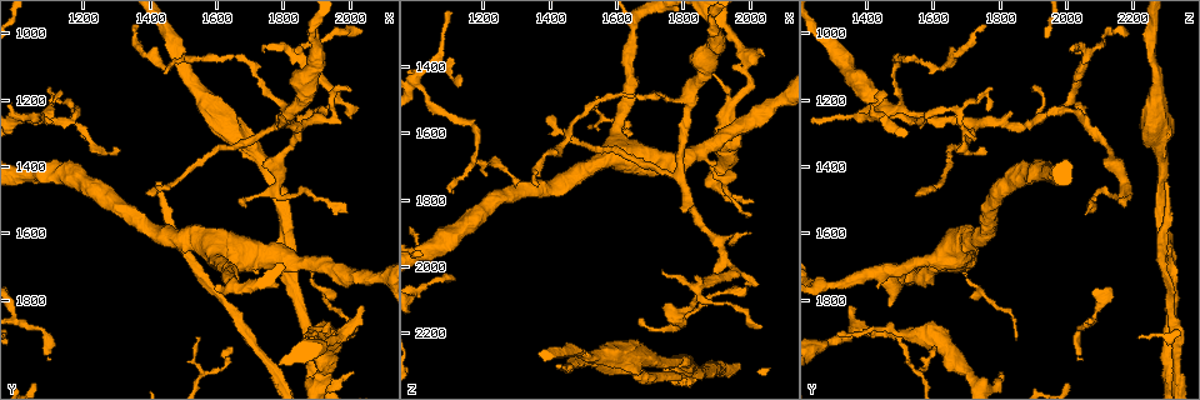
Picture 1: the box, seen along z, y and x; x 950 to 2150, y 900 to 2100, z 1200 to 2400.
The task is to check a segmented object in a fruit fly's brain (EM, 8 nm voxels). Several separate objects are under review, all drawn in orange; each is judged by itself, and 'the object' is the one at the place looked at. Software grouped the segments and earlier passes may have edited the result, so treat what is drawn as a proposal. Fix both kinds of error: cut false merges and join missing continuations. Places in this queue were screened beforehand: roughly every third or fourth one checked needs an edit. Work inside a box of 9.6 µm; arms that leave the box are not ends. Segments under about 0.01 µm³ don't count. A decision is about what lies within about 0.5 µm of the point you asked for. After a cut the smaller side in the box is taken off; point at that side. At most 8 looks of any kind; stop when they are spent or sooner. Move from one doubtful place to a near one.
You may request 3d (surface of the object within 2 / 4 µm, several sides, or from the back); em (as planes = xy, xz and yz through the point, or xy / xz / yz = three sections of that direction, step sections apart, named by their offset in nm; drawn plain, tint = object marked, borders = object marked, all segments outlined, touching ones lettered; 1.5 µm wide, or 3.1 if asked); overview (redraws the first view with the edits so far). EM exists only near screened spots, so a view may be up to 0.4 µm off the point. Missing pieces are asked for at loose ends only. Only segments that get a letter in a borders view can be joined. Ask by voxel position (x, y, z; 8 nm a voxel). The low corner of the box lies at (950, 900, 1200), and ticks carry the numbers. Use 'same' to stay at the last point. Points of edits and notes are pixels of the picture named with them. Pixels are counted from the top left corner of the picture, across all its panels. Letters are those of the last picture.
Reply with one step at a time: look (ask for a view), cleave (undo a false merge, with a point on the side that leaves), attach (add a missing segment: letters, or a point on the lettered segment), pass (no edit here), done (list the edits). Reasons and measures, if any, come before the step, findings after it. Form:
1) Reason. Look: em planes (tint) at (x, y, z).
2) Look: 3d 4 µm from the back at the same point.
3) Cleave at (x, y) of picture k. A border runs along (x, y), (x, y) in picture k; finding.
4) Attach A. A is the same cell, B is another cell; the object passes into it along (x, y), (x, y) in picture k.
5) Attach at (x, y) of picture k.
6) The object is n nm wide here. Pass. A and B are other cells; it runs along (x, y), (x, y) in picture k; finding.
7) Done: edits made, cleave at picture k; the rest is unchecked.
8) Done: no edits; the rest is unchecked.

Tapers out. Look: em planes (plain) at (1950, 1800, 1730).

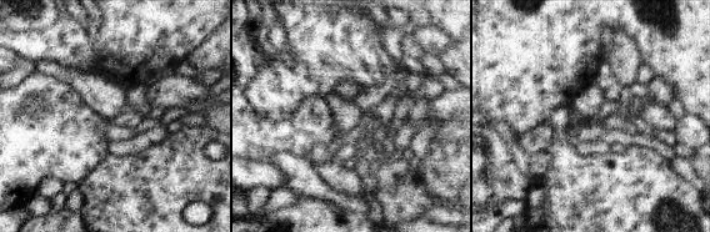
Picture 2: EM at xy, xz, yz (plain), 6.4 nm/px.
See the neighbours. Look: em planes (borders) at the same point.

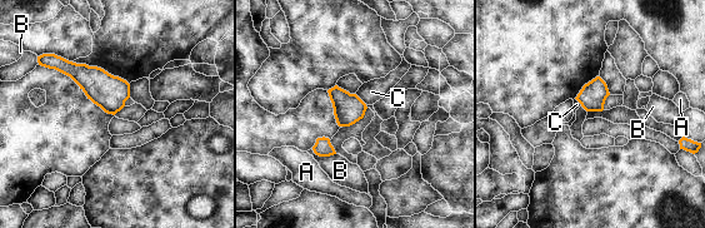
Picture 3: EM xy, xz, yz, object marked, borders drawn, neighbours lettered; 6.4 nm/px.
Pass. A, B and C are other cells; a border runs along (355, 93), (366, 104) in picture 3; no lettered segment goes on from it.

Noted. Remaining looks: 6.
An open end. Look: 3d 4 µm at (2040, 1830, 1370).

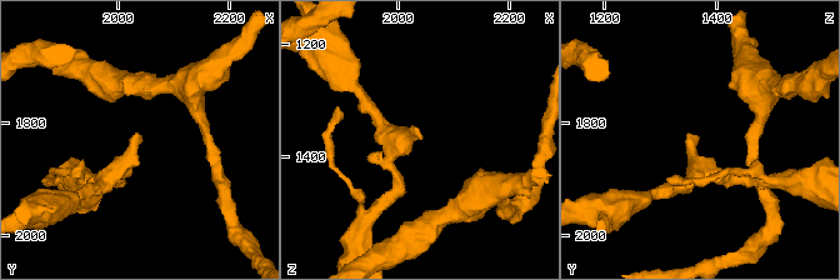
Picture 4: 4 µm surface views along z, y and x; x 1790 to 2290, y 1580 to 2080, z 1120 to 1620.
Now the EM. Look: em planes (borders) at (2045, 1830, 1365).

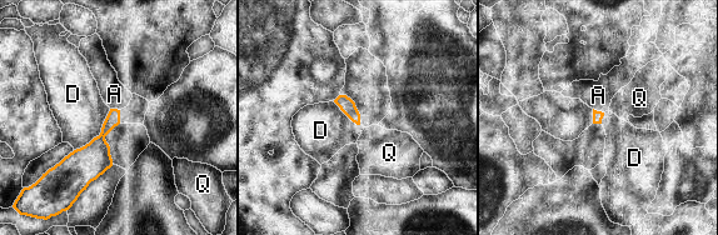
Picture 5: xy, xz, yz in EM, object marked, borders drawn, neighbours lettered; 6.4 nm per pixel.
Attach at (598, 95) of picture 5. A is the same cell, D and Q are other cells; the neuron continues.

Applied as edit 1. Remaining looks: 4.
Redraw. Look: overview.

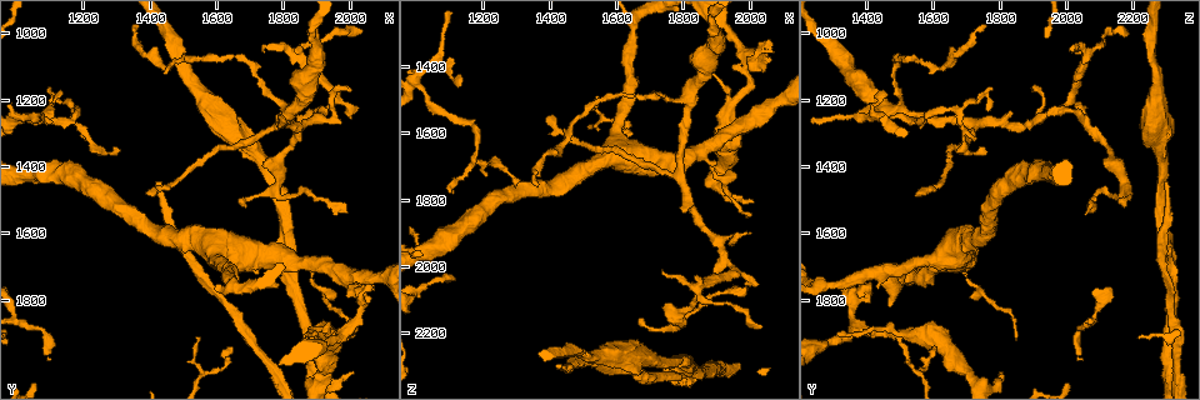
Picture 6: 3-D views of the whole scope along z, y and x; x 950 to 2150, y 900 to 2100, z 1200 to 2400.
Long arm stops here. Look: em planes (borders) at (1100, 1970, 2020).

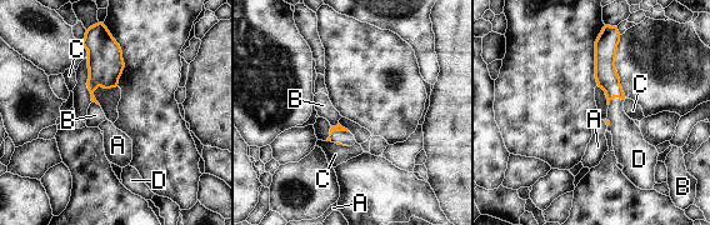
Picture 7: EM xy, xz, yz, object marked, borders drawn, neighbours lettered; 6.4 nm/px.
Attach at (344, 138) of picture 7. D is the same cell, A, B and C are other cells; the object passes into it along (339, 128), (338, 130), (344, 138) in picture 7; the neuron continues.

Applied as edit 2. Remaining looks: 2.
Done: edits made, attach at picture 5, attach at picture 7; the rest is unchecked.

